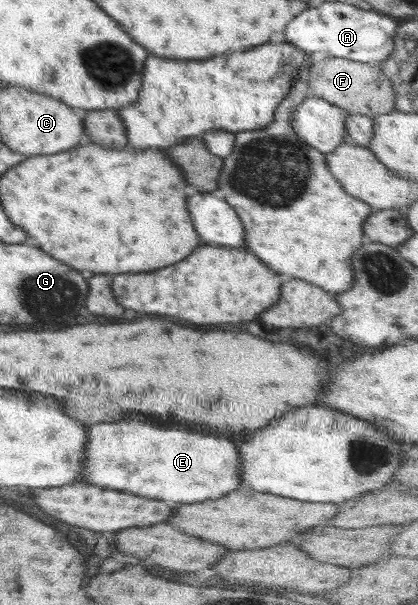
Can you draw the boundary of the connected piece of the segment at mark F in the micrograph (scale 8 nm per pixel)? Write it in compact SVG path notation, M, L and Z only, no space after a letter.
M320 56L310 67L306 82L311 95L329 101L339 108L344 108L351 114L362 114L374 118L396 110L394 109L396 92L388 76L384 75L376 64Z

